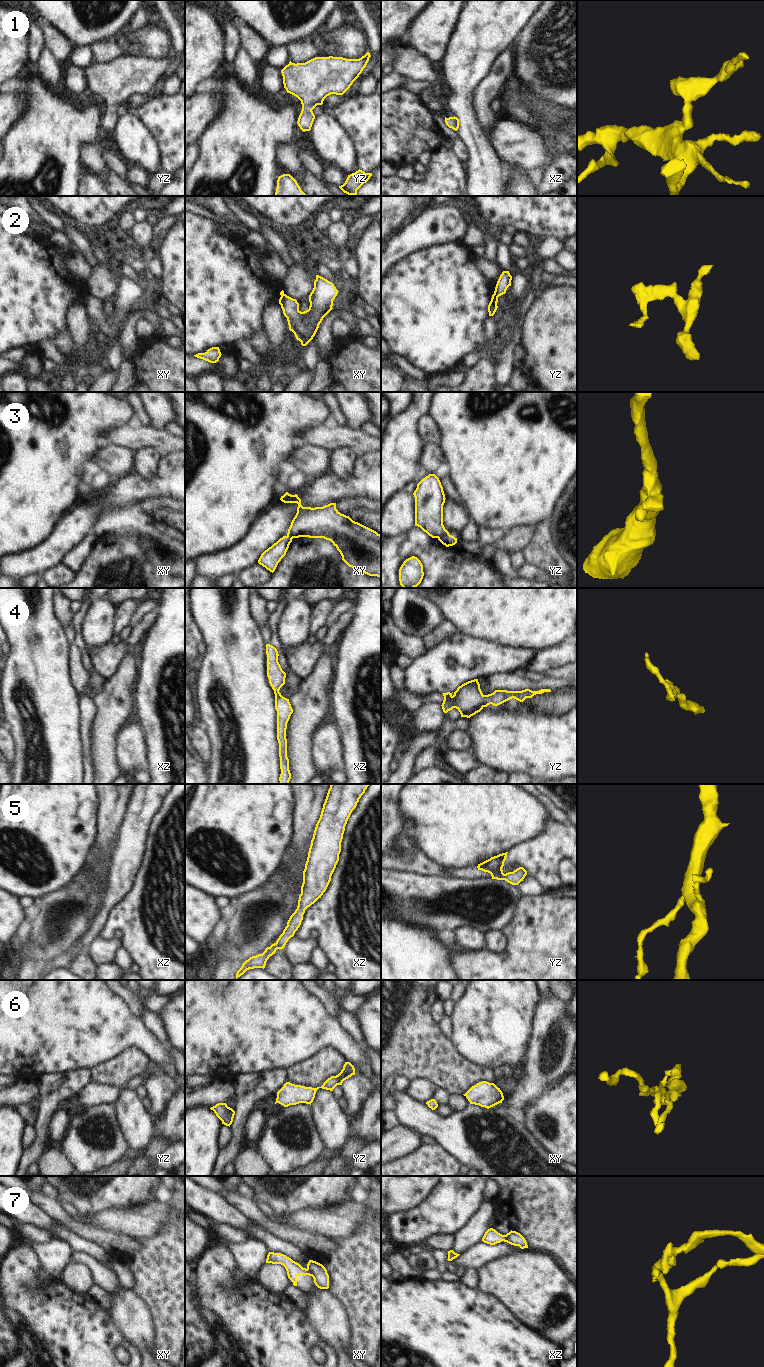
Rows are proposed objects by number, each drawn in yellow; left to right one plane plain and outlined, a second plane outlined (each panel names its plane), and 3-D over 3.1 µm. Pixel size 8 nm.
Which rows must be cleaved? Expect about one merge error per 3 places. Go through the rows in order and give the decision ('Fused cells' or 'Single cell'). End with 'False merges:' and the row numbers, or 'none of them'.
1: Single cell
2: Fused cells
3: Fused cells
4: Single cell
5: Single cell
6: Single cell
7: Fused cells
False merges: 2, 3, 7

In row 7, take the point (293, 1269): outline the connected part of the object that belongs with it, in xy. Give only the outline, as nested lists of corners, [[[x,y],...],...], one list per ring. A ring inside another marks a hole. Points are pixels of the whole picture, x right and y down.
[[[269,1252],[266,1263],[283,1265],[287,1271],[288,1278],[293,1282],[294,1286],[297,1286],[298,1275],[311,1276],[306,1268],[303,1268],[299,1263],[293,1261],[291,1258],[281,1253]]]

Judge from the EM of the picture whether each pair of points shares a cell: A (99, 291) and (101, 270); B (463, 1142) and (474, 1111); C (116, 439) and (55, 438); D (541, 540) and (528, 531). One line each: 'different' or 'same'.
A: same
B: same
C: different
D: different

